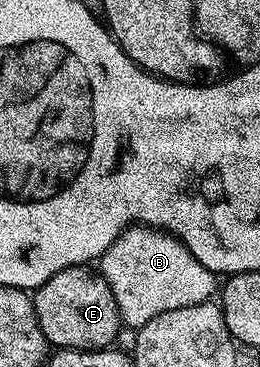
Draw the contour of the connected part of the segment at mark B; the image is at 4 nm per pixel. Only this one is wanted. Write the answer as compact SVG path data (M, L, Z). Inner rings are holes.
M149 226L127 227L98 259L97 266L113 292L113 300L117 300L119 320L124 327L144 326L153 316L161 316L161 312L210 302L217 294L216 274L205 268L175 235Z

